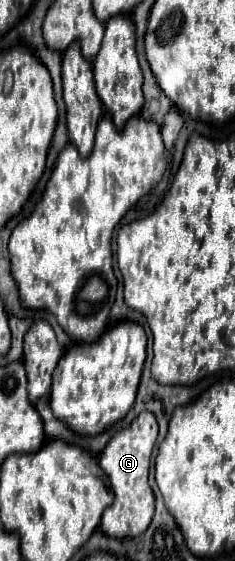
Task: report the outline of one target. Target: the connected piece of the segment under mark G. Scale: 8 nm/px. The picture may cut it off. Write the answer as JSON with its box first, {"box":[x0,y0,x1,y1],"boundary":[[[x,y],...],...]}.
{"box":[99,410,157,538],"boundary":[[[145,410],[131,422],[129,428],[115,434],[105,446],[105,450],[101,452],[99,464],[107,474],[111,482],[111,490],[115,494],[115,502],[101,516],[101,530],[107,536],[131,538],[145,532],[145,528],[149,526],[155,510],[155,498],[147,484],[147,476],[149,476],[149,460],[155,442],[157,442],[157,422],[155,416],[149,410]]]}

